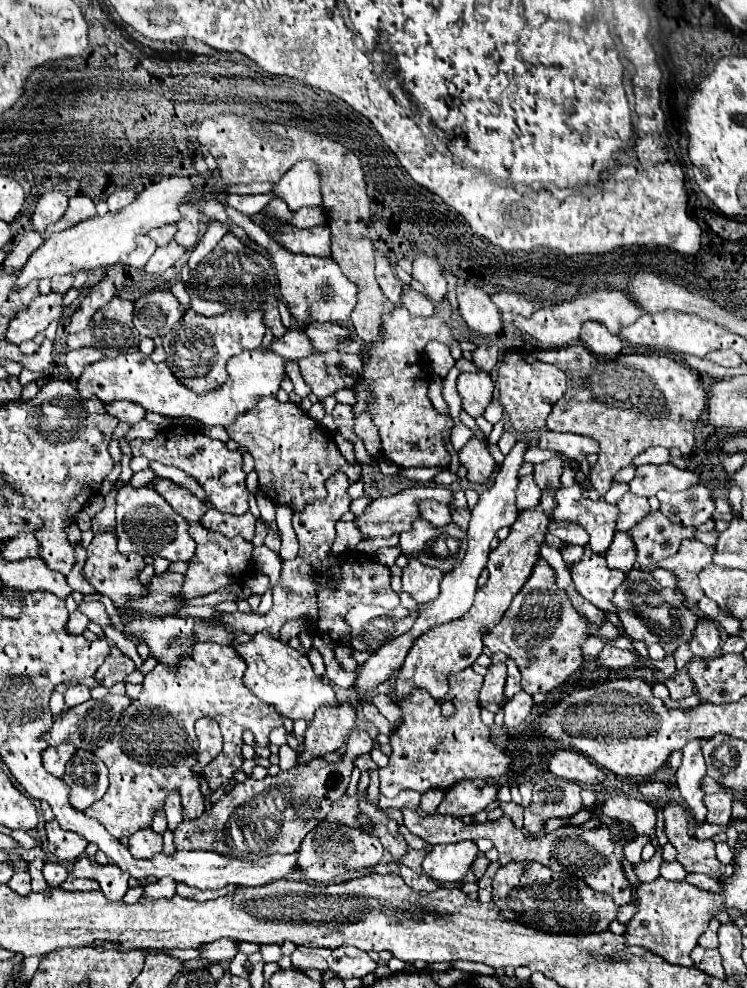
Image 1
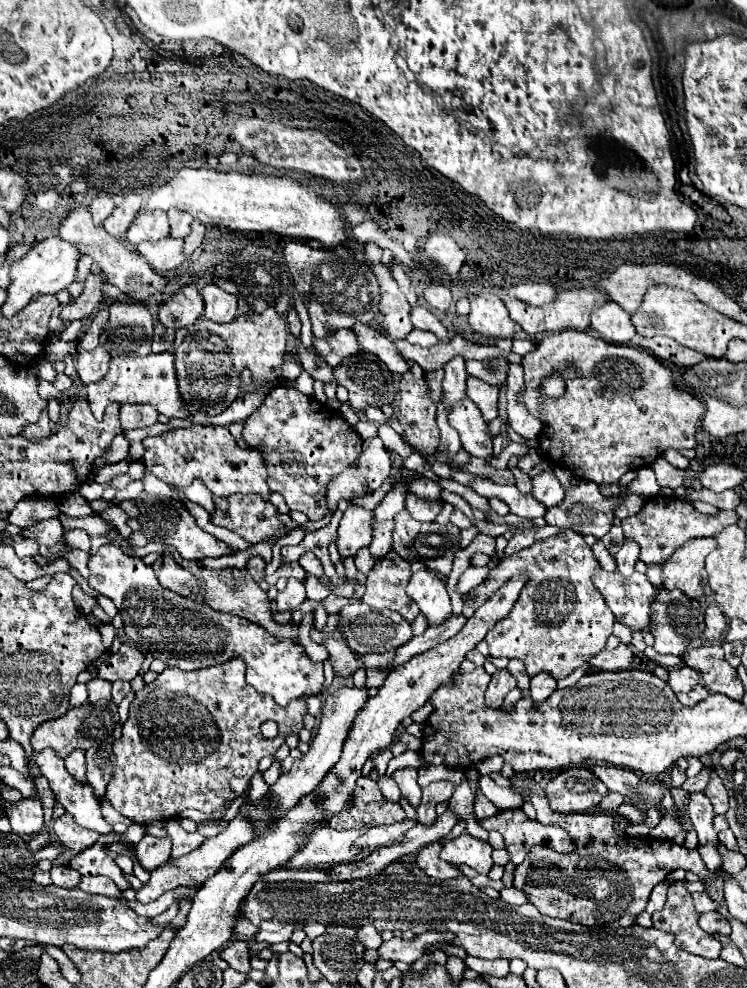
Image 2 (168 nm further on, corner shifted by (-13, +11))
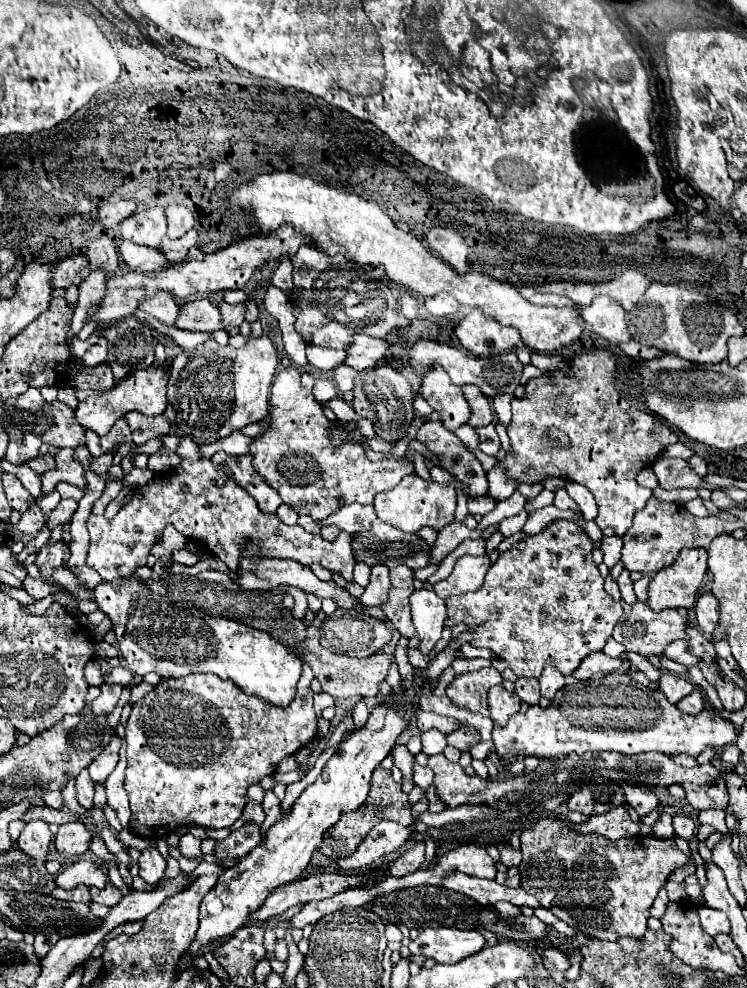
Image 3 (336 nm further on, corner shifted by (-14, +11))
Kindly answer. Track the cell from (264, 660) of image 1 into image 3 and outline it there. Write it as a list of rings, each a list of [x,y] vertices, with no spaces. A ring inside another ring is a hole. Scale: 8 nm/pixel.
[[[132,578],[102,582],[94,588],[94,600],[112,620],[122,658],[134,674],[156,672],[160,678],[182,678],[194,672],[210,672],[232,680],[244,694],[260,696],[276,706],[288,706],[294,700],[302,662],[266,632],[248,628],[236,620],[212,618],[198,610],[192,612],[192,606],[170,602]]]

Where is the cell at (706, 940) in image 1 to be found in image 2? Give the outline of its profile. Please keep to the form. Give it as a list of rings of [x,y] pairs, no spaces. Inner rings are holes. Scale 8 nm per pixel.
[[[719,912],[701,914],[699,926],[701,926],[707,934],[721,934],[721,936],[729,936],[729,934],[731,934],[731,924],[729,924],[729,920],[727,920],[723,914],[719,914]]]

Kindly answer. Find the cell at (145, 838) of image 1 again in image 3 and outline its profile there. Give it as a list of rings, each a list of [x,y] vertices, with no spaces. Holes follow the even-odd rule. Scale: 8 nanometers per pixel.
[[[156,848],[144,850],[140,860],[138,860],[138,866],[140,866],[140,878],[146,884],[154,884],[154,882],[160,882],[164,878],[166,860],[160,856],[160,852]]]

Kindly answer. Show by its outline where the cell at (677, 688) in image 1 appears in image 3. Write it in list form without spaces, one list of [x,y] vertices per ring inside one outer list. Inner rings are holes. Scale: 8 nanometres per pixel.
[[[664,672],[662,678],[660,678],[660,692],[664,692],[664,696],[668,698],[668,702],[676,704],[678,700],[682,700],[684,696],[688,696],[694,688],[694,684],[690,684],[686,678],[682,676],[676,676],[676,674],[670,674],[670,672]]]

